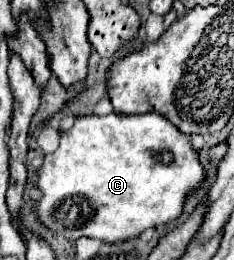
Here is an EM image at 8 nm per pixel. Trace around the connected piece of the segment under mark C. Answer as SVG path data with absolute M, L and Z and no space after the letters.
M160 113L84 115L76 117L70 131L62 133L58 149L44 157L44 163L38 169L38 189L42 191L42 197L36 211L48 229L66 239L94 237L106 243L120 243L136 239L144 229L156 229L176 221L184 211L186 197L200 189L204 181L206 169L200 163L190 137Z

